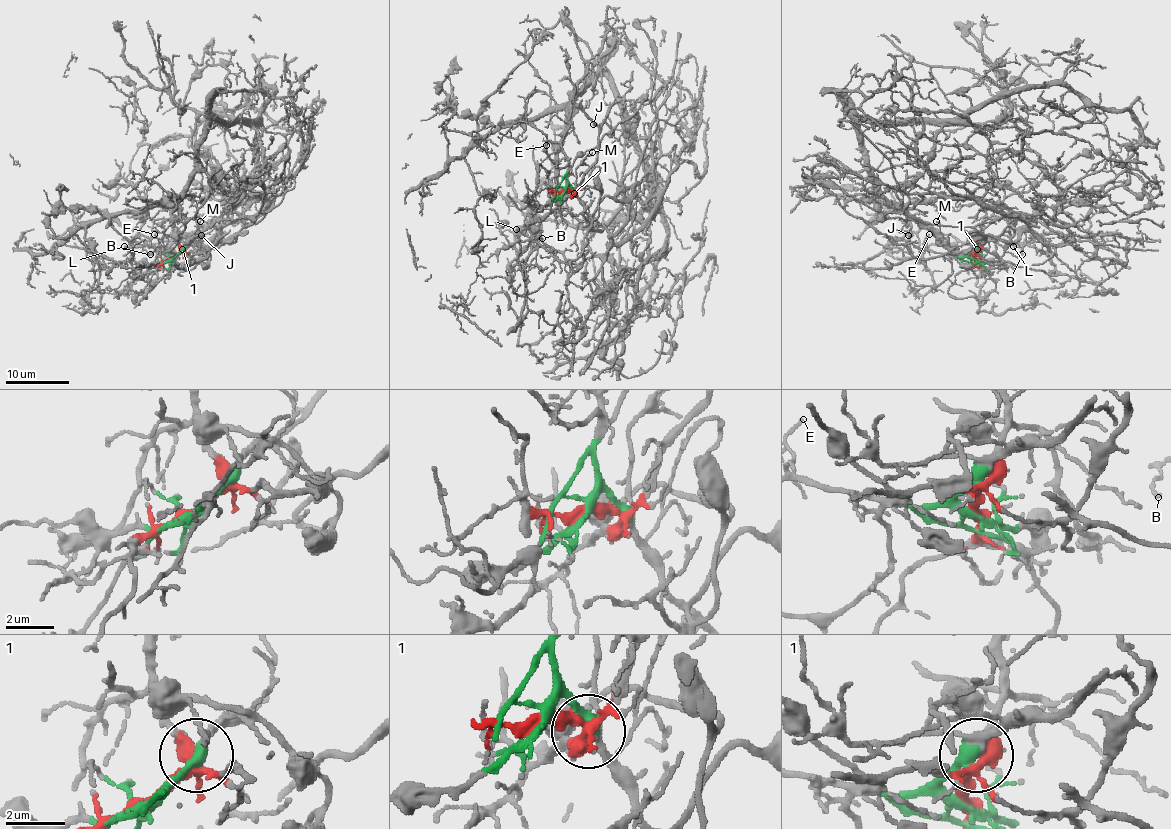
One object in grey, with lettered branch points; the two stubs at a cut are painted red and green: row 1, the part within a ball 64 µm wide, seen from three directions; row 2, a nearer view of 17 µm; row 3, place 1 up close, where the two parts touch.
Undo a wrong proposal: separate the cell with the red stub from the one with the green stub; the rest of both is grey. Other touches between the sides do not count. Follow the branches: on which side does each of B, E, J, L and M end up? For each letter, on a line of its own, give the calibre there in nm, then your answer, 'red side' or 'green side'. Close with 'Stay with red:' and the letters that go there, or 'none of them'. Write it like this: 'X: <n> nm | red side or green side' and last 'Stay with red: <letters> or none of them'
B: 110 nm | green side
E: 110 nm | green side
J: 130 nm | red side
L: 110 nm | green side
M: 110 nm | green side
Stay with red: J

